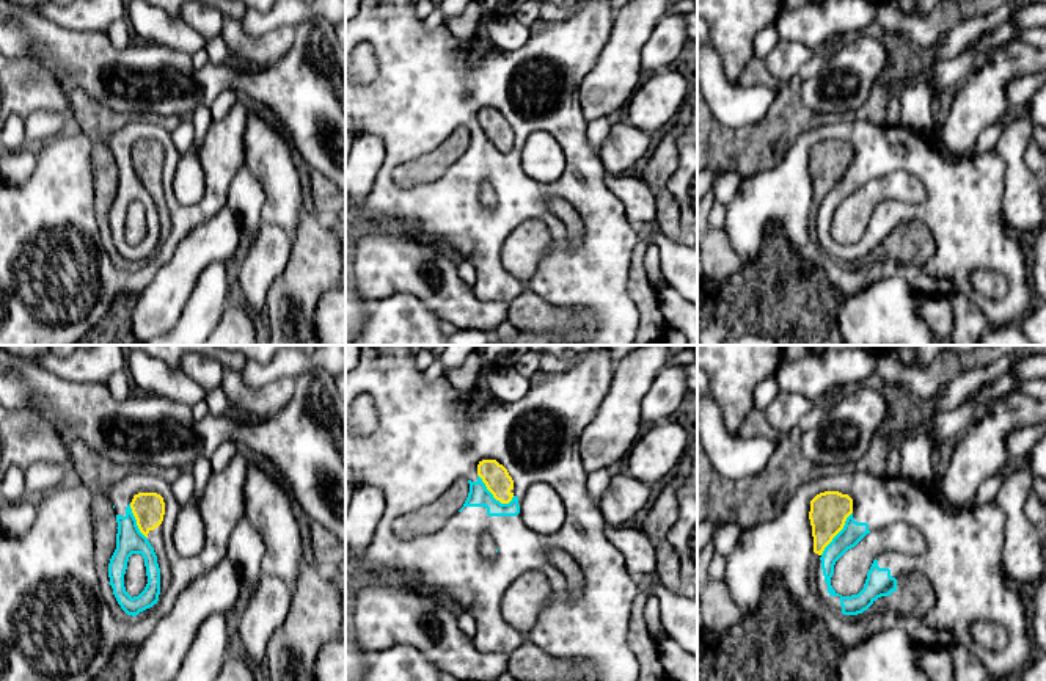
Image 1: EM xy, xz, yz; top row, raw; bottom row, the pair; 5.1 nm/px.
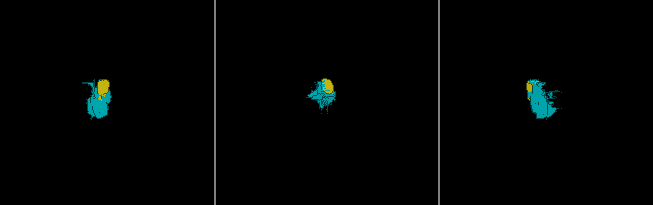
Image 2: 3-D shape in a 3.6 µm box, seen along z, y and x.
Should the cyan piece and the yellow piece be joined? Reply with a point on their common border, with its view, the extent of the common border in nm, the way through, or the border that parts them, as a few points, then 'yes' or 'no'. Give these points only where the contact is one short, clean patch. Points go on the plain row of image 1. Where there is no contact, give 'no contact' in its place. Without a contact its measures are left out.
xz (492, 143) | 220 nm | along xz (478, 123), (497, 148), (501, 151), (512, 148) | no

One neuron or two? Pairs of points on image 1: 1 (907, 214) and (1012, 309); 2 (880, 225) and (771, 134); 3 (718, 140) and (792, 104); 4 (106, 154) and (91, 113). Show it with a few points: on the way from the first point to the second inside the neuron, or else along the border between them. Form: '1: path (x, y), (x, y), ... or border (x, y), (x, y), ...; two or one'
1: path (941, 214), (952, 214), (1013, 275); one
2: border (819, 126), (803, 132), (773, 167), (760, 171); two
3: path (737, 140), (756, 140), (773, 123); one
4: path (99, 145), (98, 123); one

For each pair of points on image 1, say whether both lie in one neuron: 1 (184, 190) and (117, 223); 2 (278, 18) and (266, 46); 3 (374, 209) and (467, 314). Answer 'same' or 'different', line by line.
1: different
2: different
3: different

